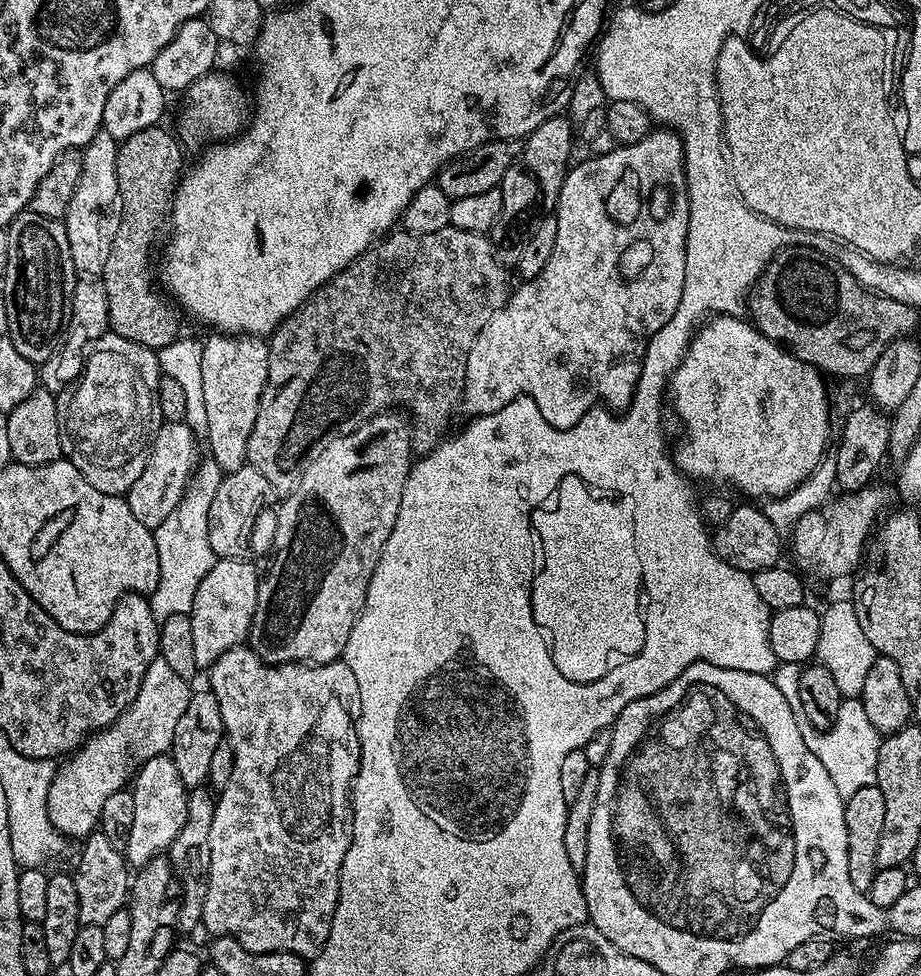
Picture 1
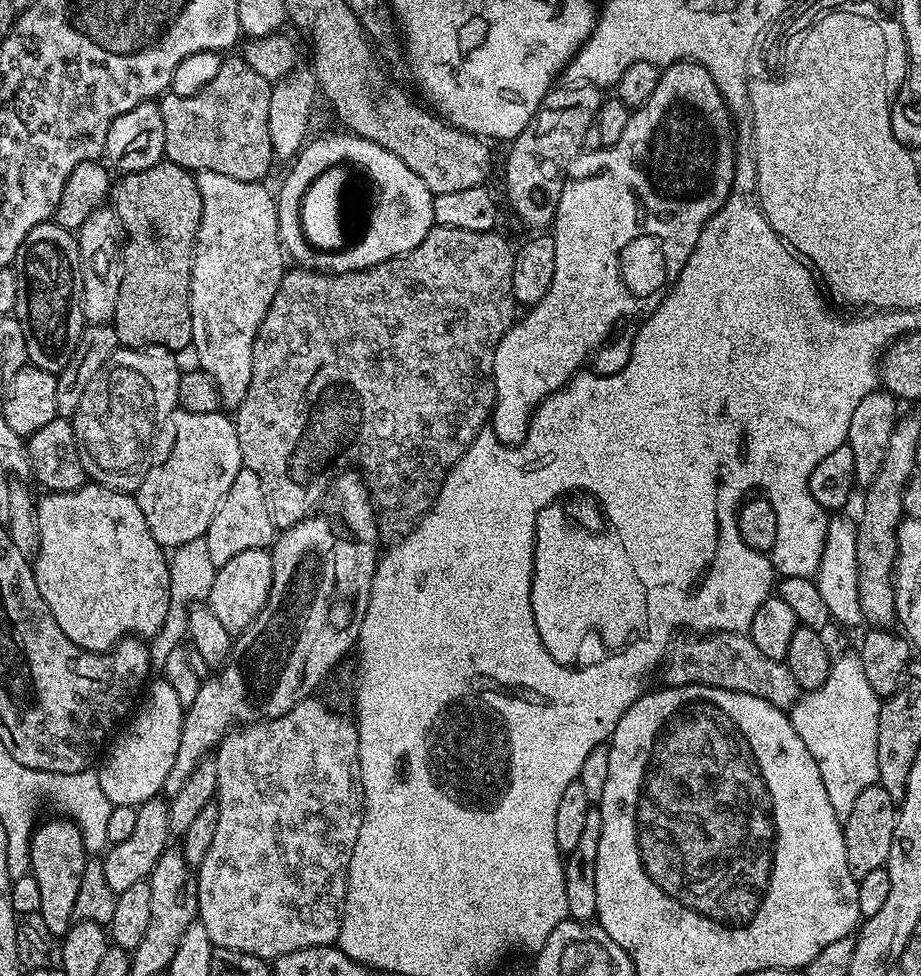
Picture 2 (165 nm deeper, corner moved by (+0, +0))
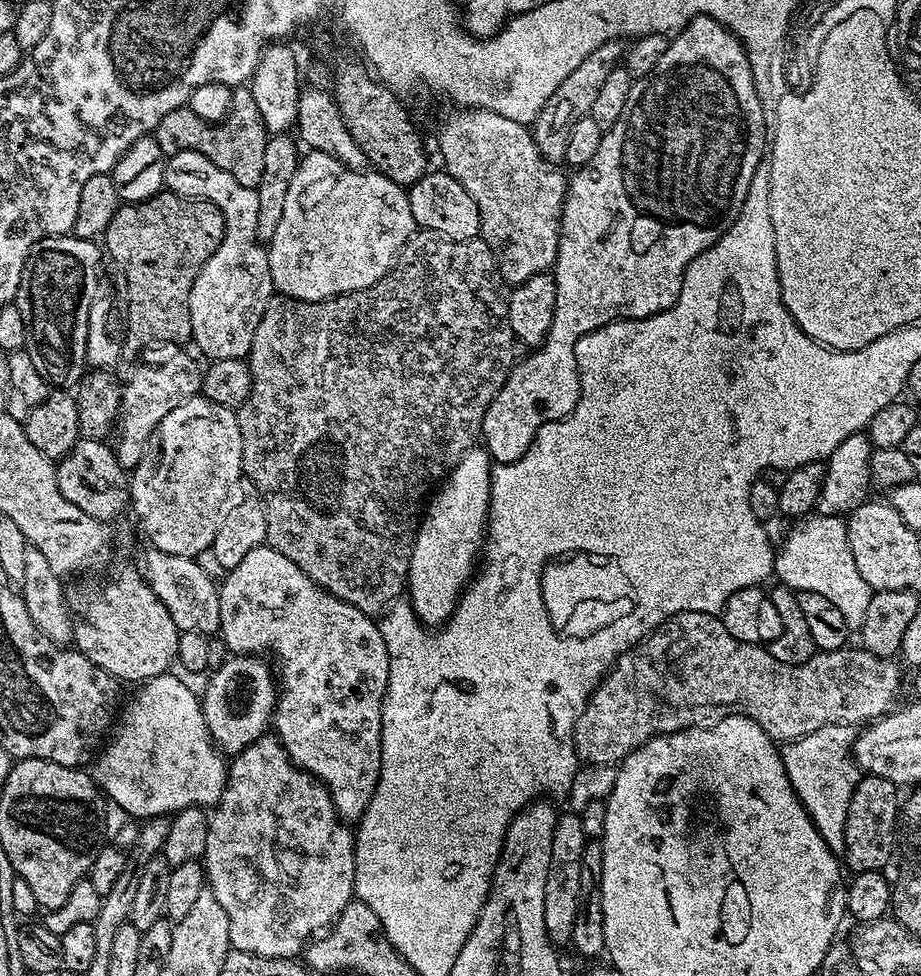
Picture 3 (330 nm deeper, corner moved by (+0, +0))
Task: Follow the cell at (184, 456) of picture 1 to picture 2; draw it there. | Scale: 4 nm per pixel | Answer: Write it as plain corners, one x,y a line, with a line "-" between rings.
177,411
171,417
176,437
172,449
161,464
153,463
142,478
142,486
134,493
150,534
165,550
174,550
186,542
203,538
210,518
218,510
218,502
230,490
230,482
238,478
244,459
238,446
238,434
231,415
223,411
194,414

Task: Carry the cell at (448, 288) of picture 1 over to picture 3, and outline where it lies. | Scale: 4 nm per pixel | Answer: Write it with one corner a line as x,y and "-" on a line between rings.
417,230
406,241
404,249
401,250
400,255
397,256
396,261
392,263
385,276
378,278
378,282
374,282
374,286
366,286
362,290
354,290
341,296
331,296
329,300
295,300
289,296
273,295
271,302
268,303
266,310
262,314
262,322
258,322
258,330
254,330
254,342
250,346
246,357
250,366
250,374
252,375
252,389
246,398
246,402
242,402
242,406
235,409
238,430
242,434
242,462
244,463
242,472
246,479
254,482
254,486
260,491
260,496
264,500
264,513
268,523
267,547
278,550
278,554
286,554
286,558
290,558
290,562
294,562
294,566
301,568
319,588
326,589
331,596
336,596
342,602
362,610
368,616
379,617
399,597
396,595
399,592
401,595
405,591
408,583
408,571
410,570
410,558
414,550
414,542
416,541
416,531
420,529
422,513
430,493
451,474
454,466
458,466
460,459
470,449
477,447
478,441
481,439
480,427
482,426
482,418
486,418
486,410
490,406
490,402
494,402
498,390
502,390
509,372
512,371
514,363
512,344
514,345
514,337
510,330
506,285
500,279
500,271
490,246
486,246
486,242
479,238
475,240
451,240
445,236
438,235
437,232

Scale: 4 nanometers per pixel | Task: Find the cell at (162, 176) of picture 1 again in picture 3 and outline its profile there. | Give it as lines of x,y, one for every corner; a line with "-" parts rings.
162,190
156,196
137,204
121,203
117,207
114,218
110,218
110,226
102,237
103,247
117,260
119,271
124,273
128,283
128,329
126,342
122,350
122,358
117,362
115,371
121,377
132,375
137,363
136,355
151,344
176,344
182,346
192,339
190,326
190,290
194,286
194,278
202,270
202,266
218,250
218,242
222,242
224,219
222,210
208,200
197,200
190,196
180,196
176,192

